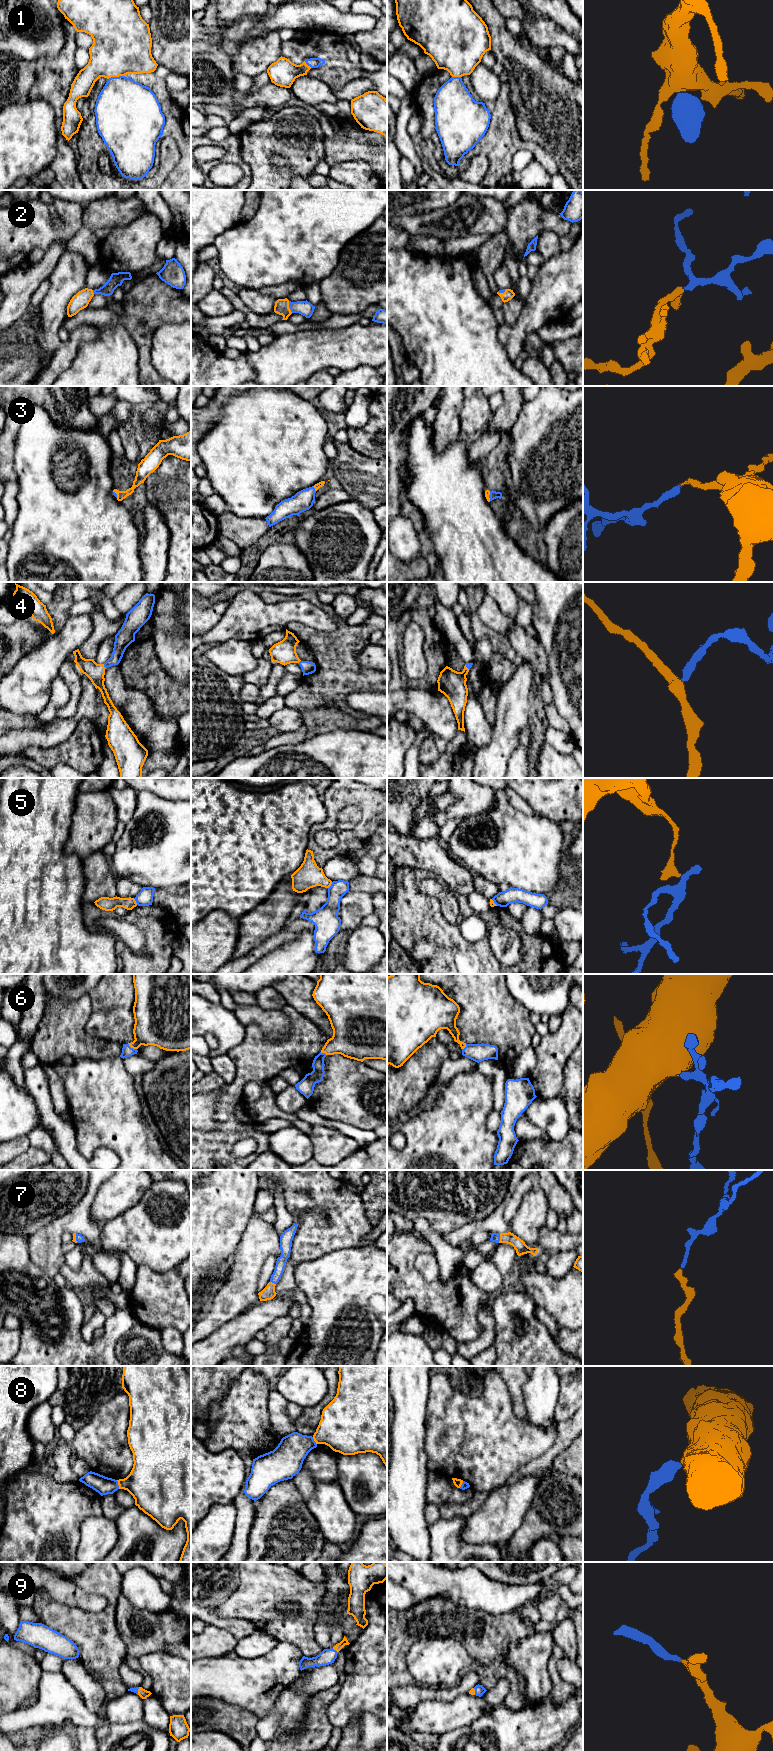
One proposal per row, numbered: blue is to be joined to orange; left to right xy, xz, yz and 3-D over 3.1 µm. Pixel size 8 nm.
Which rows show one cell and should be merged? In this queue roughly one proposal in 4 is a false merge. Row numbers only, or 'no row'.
1, 2, 3, 4, 6, 7, 8, 9

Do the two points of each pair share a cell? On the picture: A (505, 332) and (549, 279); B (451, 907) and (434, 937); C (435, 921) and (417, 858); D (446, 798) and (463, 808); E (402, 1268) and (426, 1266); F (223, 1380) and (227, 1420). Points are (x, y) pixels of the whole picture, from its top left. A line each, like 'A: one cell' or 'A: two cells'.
A: one cell
B: two cells
C: two cells
D: two cells
E: two cells
F: two cells

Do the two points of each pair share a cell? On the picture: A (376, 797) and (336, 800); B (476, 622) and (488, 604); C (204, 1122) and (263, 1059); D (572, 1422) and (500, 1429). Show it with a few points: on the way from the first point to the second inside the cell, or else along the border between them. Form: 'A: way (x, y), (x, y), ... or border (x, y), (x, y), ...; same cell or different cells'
A: way (366, 797), (346, 797); same cell
B: border (484, 595), (478, 608), (478, 616), (498, 632); different cells
C: border (217, 1099), (218, 1126), (206, 1131); different cells
D: border (557, 1422), (557, 1434), (551, 1446); different cells

